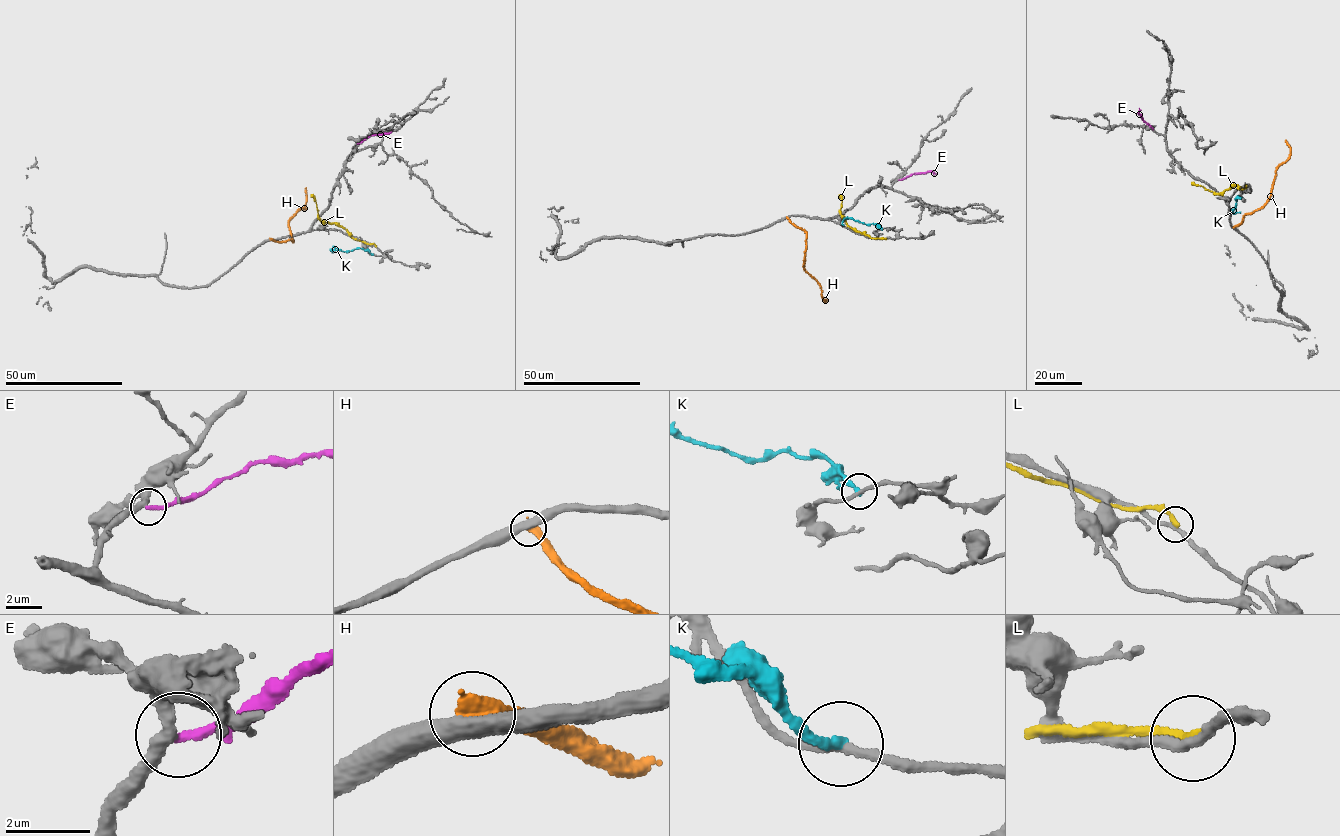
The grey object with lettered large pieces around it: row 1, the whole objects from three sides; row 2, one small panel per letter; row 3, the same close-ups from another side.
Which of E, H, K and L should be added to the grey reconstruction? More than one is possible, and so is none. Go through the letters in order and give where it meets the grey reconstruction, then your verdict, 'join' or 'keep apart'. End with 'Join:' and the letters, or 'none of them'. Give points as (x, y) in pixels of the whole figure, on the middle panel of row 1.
E: (898, 179) | keep apart
H: (787, 218) | keep apart
K: (882, 229) | keep apart
L: (885, 238) | keep apart
Join: none of them

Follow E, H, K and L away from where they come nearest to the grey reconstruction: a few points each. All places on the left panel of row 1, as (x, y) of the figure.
E: (357, 143), (369, 136), (391, 131)
H: (270, 239), (292, 241), (289, 219), (305, 206), (306, 187)
K: (373, 254), (359, 248), (331, 250), (333, 253)
L: (375, 246), (351, 236), (343, 227), (321, 220), (310, 194)

